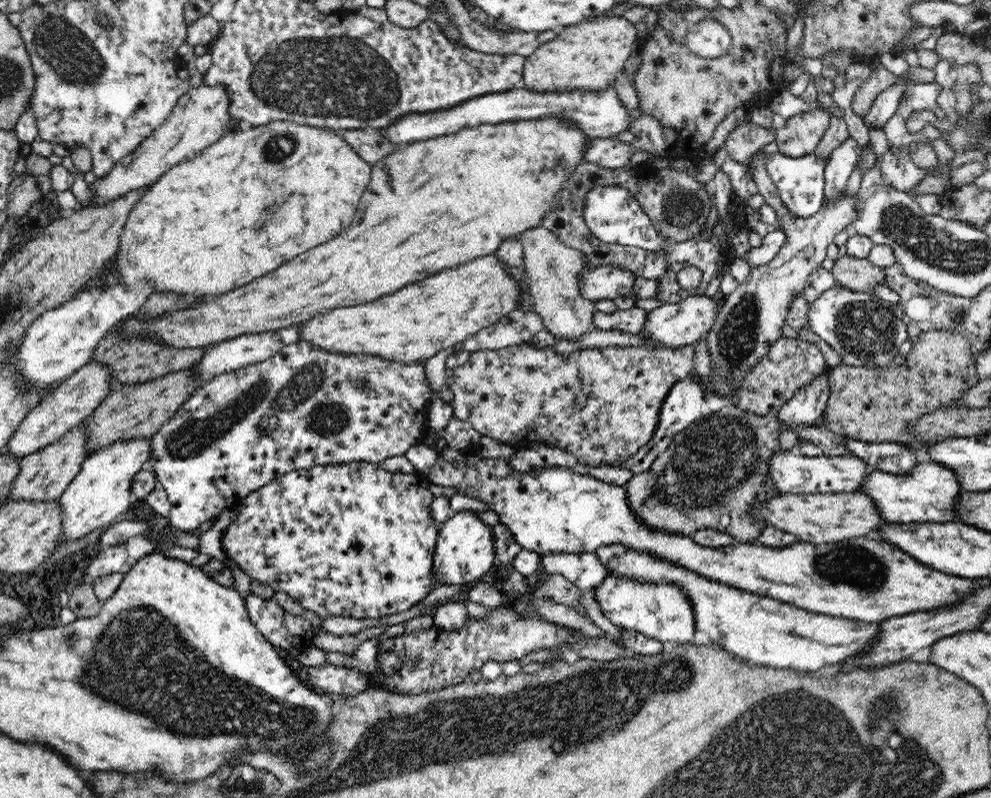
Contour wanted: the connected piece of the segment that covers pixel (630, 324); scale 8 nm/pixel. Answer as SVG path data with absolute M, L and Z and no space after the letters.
M634 307L629 310L617 310L610 314L599 312L595 308L592 322L600 331L620 331L623 334L639 335L646 324L646 312Z

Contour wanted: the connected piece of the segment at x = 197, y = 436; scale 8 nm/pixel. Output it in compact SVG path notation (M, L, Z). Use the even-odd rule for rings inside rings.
M301 340L296 344L284 346L279 353L258 364L251 364L231 373L219 374L209 381L204 381L198 390L176 410L172 418L169 418L168 422L160 426L150 437L152 456L148 458L147 467L154 471L157 484L163 487L170 499L169 522L172 526L189 532L199 528L202 522L215 520L220 512L224 512L224 509L237 508L251 492L292 470L354 461L380 463L390 456L402 456L408 448L421 442L422 431L428 426L427 411L431 402L430 387L426 385L426 375L424 375L424 361L404 365L404 363L386 361L382 357L370 355L326 353L320 347Z

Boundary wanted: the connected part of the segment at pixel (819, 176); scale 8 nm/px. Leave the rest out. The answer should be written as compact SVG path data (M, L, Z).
M772 153L766 159L766 170L780 193L780 204L783 215L808 218L814 216L825 198L824 164L826 159L818 159L812 154L794 158L782 153Z

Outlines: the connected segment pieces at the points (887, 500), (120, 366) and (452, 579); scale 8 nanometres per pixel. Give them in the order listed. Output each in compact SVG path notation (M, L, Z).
M930 461L923 464L918 463L913 473L906 476L872 470L856 491L868 495L874 501L874 507L878 509L882 522L908 524L911 522L952 522L958 496L964 490L961 490L956 481L956 475L952 471Z
M108 334L98 347L92 350L90 362L100 363L110 373L110 388L113 390L127 387L128 385L139 385L155 378L166 376L179 370L190 369L202 358L204 349L172 349L161 346L154 340L121 340L115 334Z
M472 511L453 514L438 527L435 550L432 551L432 579L434 587L458 585L465 590L482 580L494 563L494 537L490 525L482 523Z

